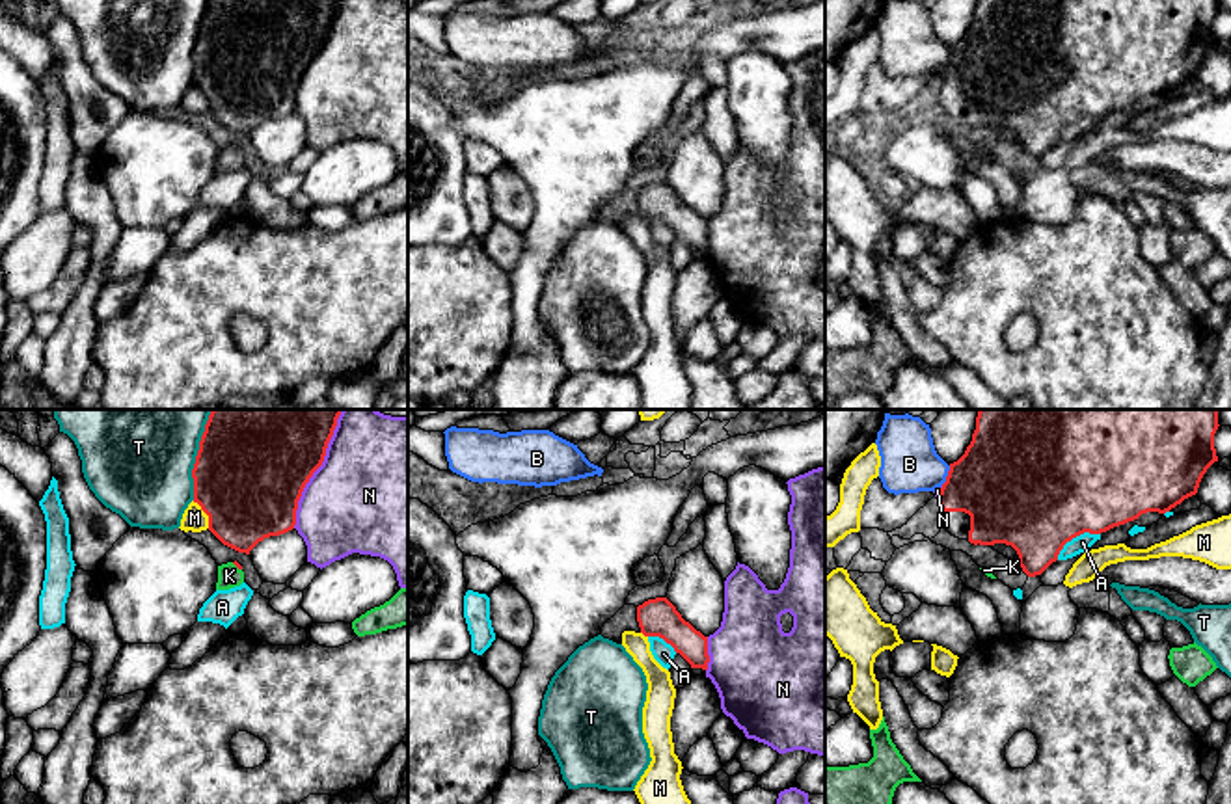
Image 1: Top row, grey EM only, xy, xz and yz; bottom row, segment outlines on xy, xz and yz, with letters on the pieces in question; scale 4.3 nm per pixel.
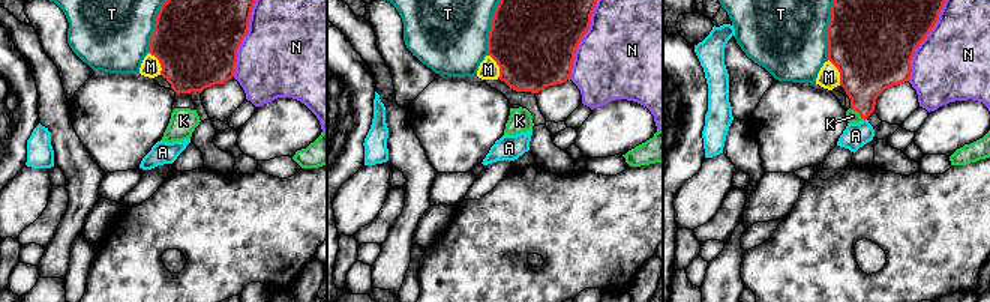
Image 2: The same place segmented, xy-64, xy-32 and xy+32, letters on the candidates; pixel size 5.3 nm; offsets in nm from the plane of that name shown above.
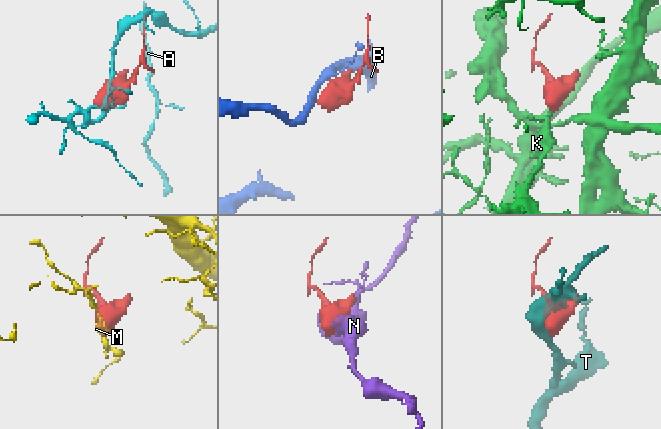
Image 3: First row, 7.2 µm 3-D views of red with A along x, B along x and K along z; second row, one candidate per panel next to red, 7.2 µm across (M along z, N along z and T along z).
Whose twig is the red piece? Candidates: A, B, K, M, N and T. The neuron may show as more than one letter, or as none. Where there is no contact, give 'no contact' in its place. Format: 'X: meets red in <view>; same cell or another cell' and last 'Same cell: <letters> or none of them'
A: meets red in yz; another cell
B: meets red in yz; another cell
K: meets red in xy; same cell
M: meets red in xy; another cell
N: meets red in xy; another cell
T: meets red in xy; another cell
Same cell: K

